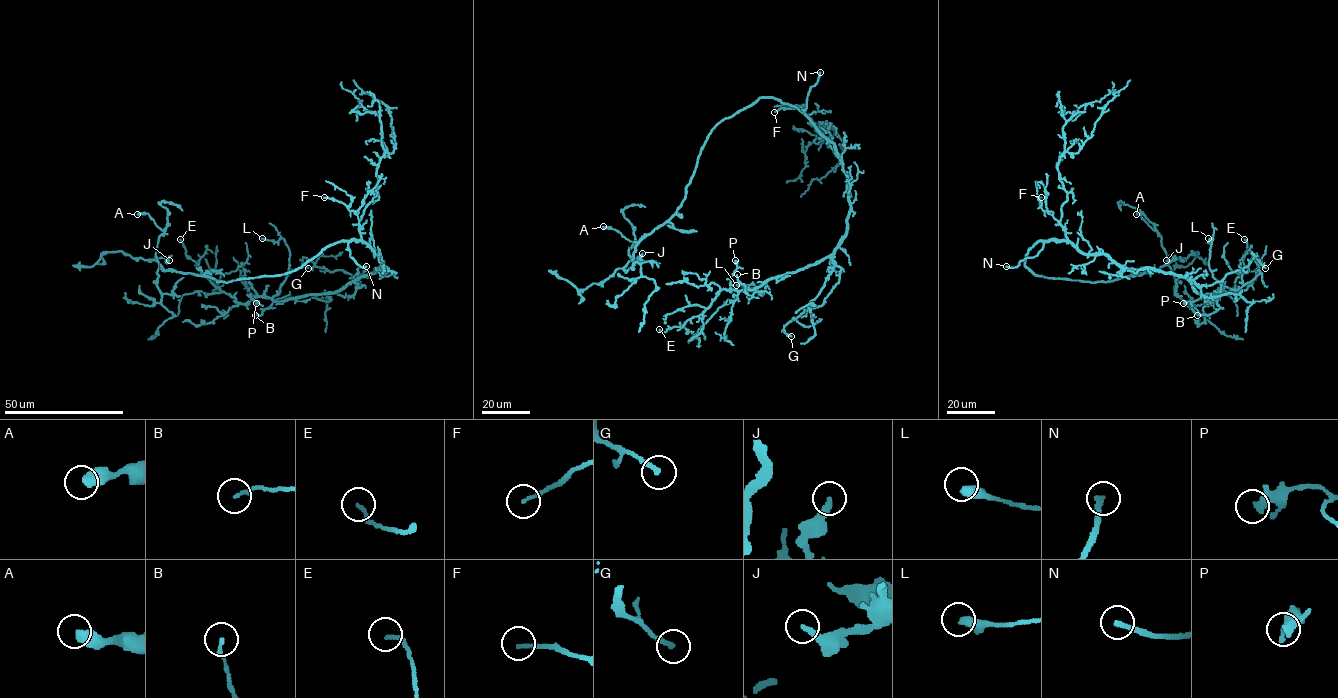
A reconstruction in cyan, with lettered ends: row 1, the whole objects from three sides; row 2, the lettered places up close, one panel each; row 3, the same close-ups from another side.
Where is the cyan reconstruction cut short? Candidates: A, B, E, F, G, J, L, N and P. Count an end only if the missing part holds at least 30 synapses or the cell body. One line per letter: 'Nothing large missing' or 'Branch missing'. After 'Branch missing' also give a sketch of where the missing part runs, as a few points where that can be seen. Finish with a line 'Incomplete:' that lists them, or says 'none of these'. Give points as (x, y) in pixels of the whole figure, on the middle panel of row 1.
A: Nothing large missing
B: Nothing large missing
E: Nothing large missing
F: Nothing large missing
G: Nothing large missing
J: Nothing large missing
L: Nothing large missing
N: Branch missing. Course of what is missing: (820, 72), (819, 62), (826, 53), (839, 53), (858, 37)
P: Nothing large missing
Incomplete: N

